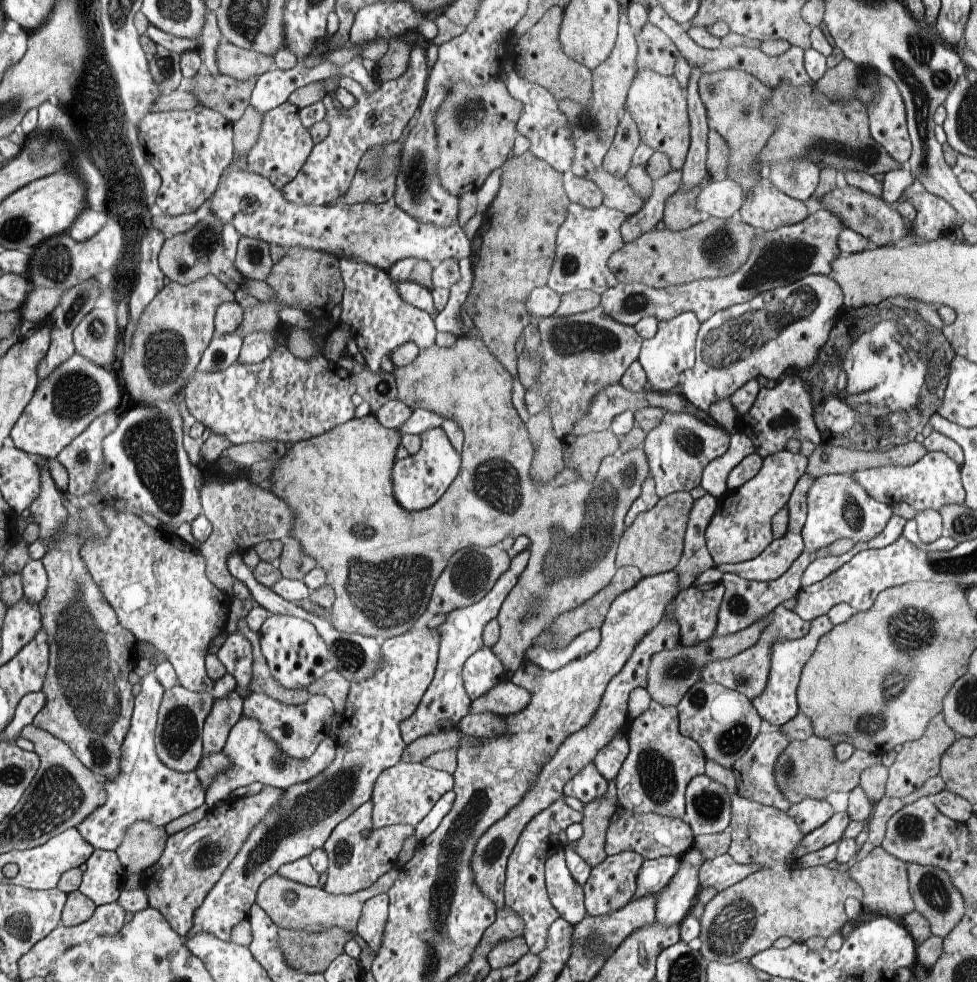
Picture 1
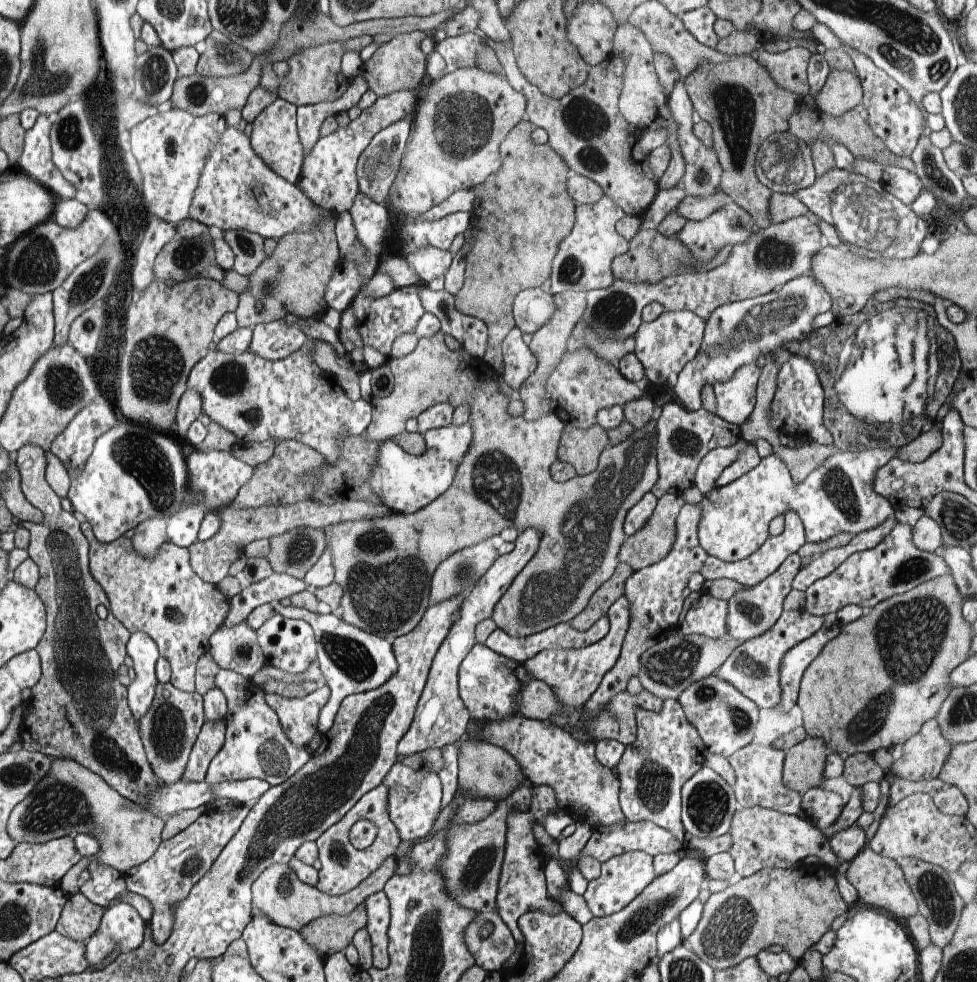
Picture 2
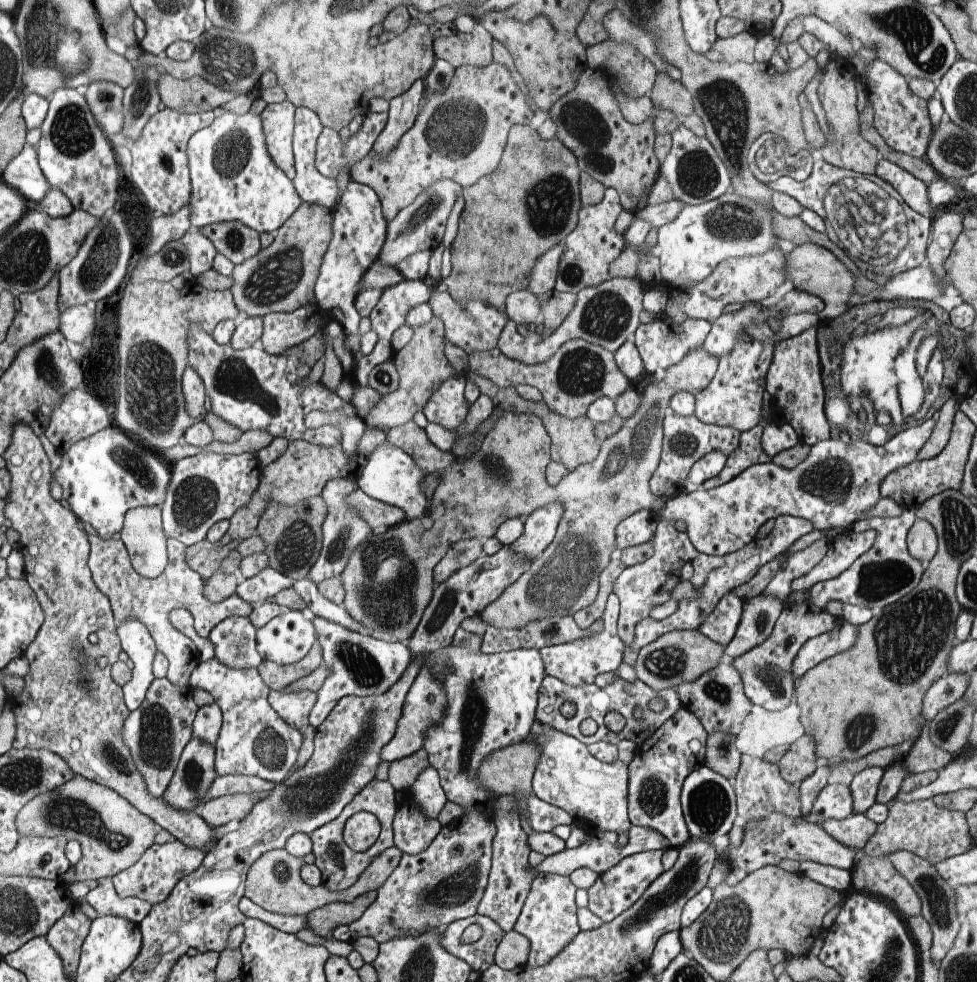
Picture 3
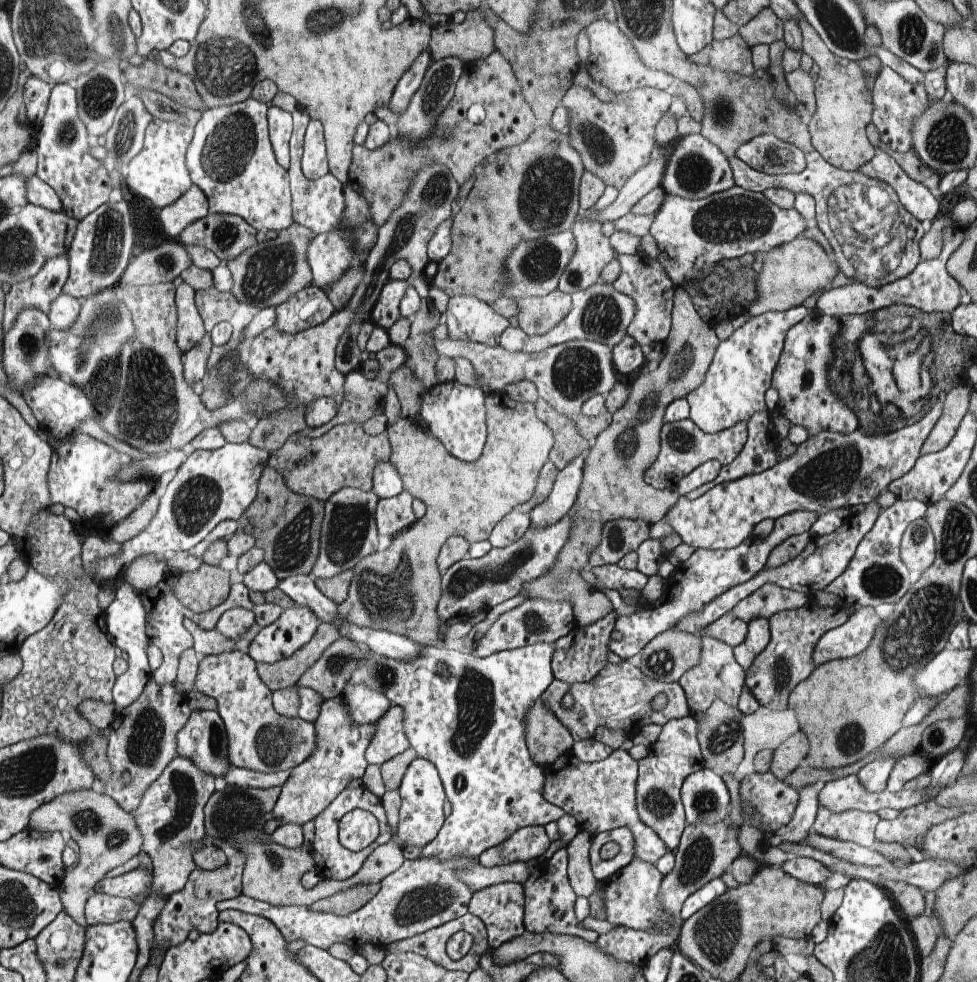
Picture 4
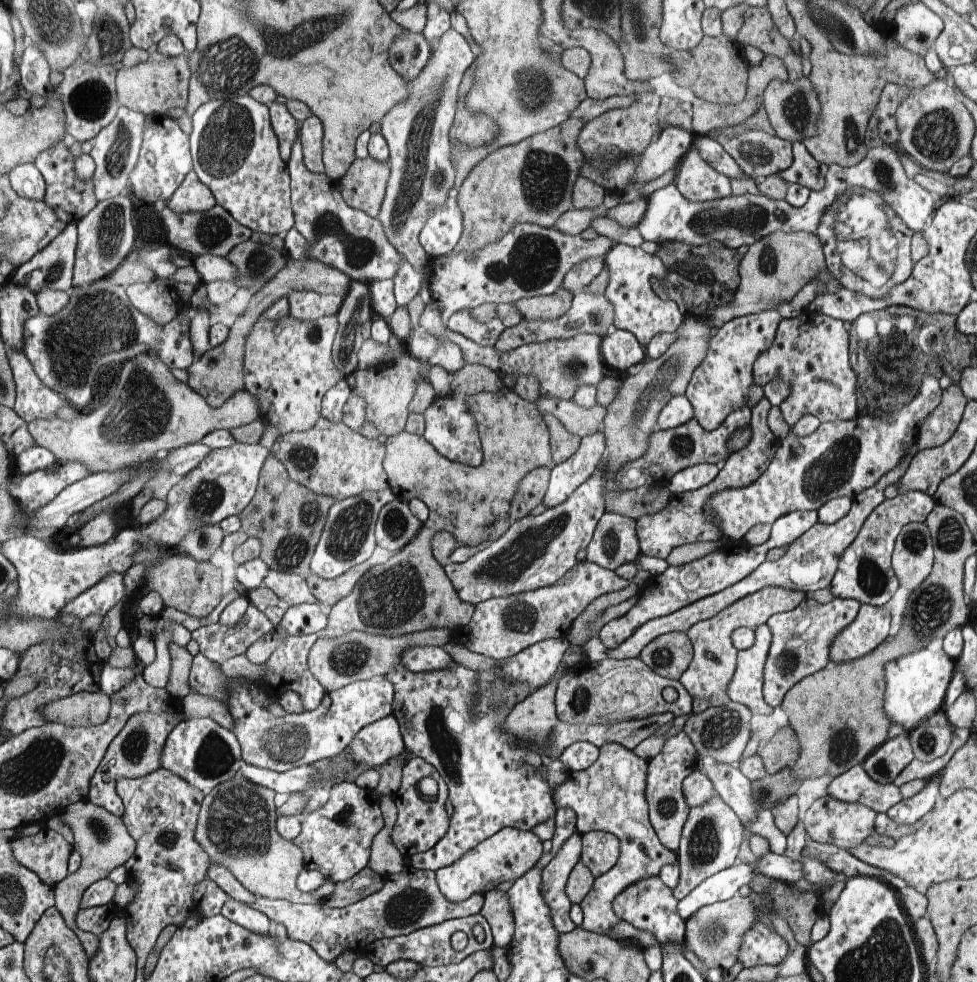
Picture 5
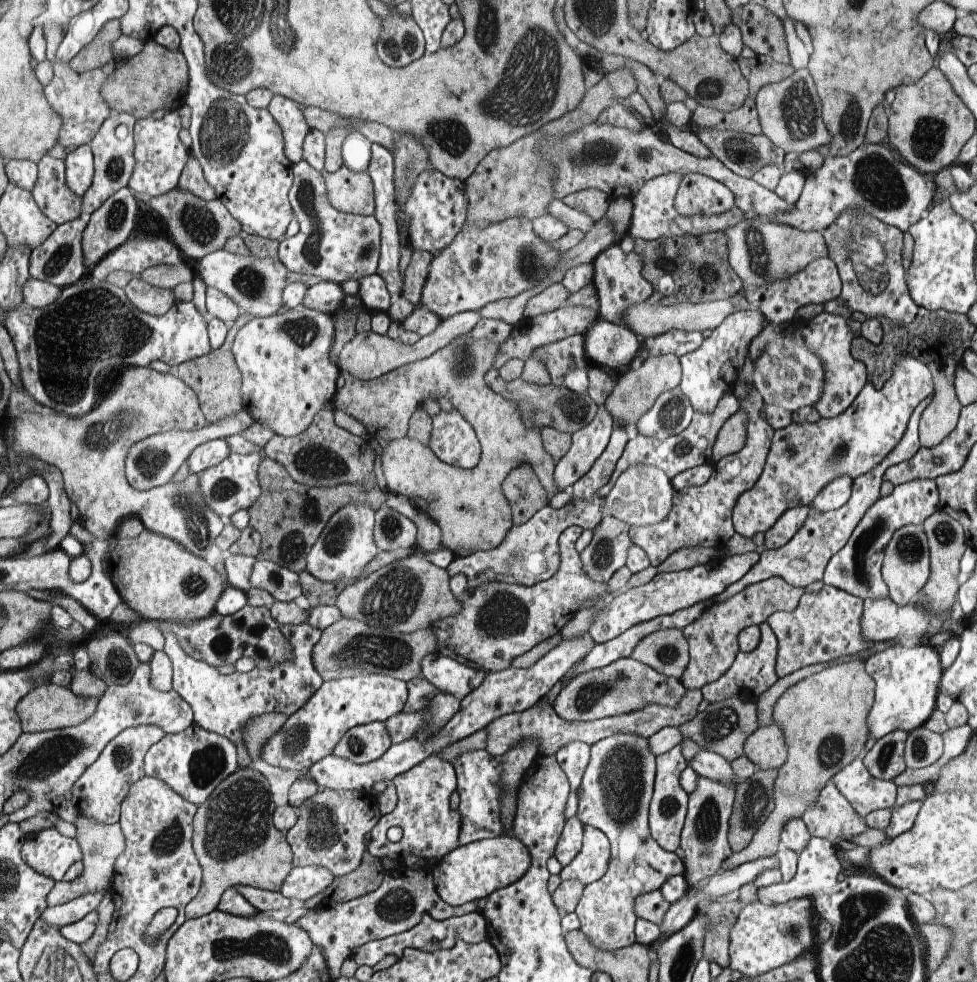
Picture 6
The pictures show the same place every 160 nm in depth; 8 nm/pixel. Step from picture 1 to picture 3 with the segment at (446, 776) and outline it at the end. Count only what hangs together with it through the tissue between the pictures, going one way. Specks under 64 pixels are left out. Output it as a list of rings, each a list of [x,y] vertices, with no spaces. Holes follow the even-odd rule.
[[[409,791],[401,792],[398,806],[393,820],[396,846],[404,854],[417,855],[424,852],[444,827],[437,818],[430,818],[419,809]]]

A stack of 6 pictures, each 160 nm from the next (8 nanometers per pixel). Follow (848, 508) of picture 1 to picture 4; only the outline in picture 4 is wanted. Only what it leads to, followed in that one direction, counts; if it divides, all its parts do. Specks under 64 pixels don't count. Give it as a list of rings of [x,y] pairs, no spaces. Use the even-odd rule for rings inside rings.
[[[937,401],[932,410],[919,422],[877,436],[864,436],[858,429],[847,435],[834,431],[819,432],[799,444],[797,452],[792,457],[778,462],[776,466],[764,472],[716,485],[695,499],[679,495],[677,503],[665,514],[665,521],[680,535],[682,542],[692,548],[724,550],[736,548],[742,541],[752,536],[754,527],[764,519],[776,520],[794,511],[810,511],[820,516],[826,514],[826,511],[840,510],[860,503],[868,505],[884,492],[894,479],[912,470],[922,455],[921,448],[924,441],[929,437],[942,413],[943,404]]]

